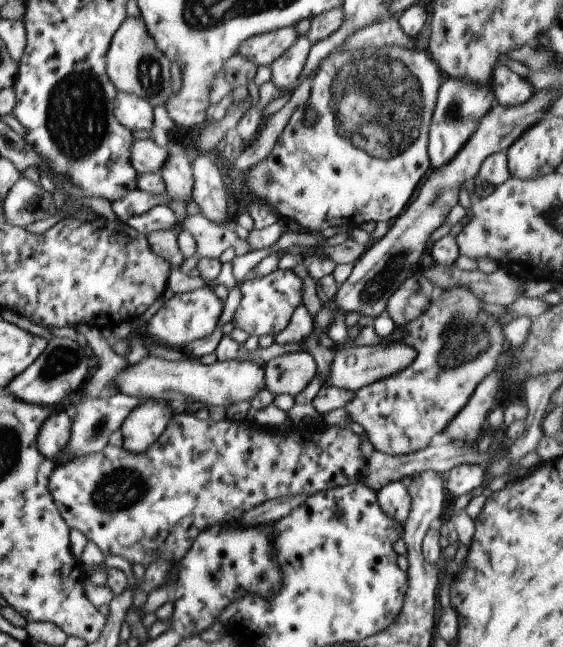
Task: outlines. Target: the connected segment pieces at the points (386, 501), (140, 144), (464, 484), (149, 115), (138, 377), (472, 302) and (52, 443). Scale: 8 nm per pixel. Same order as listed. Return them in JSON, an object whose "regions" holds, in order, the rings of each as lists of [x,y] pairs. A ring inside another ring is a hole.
{"regions":[[[[400,481],[385,484],[377,492],[377,501],[382,512],[403,528],[411,511],[411,496],[407,487]]],[[[136,139],[130,147],[130,160],[139,175],[160,172],[168,156],[168,146],[159,146],[150,139]]],[[[476,463],[459,464],[449,470],[445,477],[446,490],[456,498],[468,495],[474,488],[486,483],[485,467]]],[[[118,91],[113,111],[118,122],[131,131],[150,131],[153,127],[153,106],[135,94]]],[[[148,355],[139,363],[130,364],[115,378],[120,393],[139,399],[169,402],[202,402],[208,407],[228,407],[244,400],[251,401],[260,390],[267,389],[265,368],[251,361],[236,359],[216,361],[202,365],[197,358],[185,357],[181,361],[166,361]]],[[[454,287],[443,291],[440,300],[431,302],[424,314],[400,327],[405,334],[399,341],[416,349],[416,360],[399,373],[359,388],[345,406],[351,420],[364,428],[365,438],[370,440],[376,451],[404,456],[424,448],[466,406],[480,380],[502,362],[508,344],[503,333],[504,327],[481,309],[479,303],[479,298],[466,292],[465,288]]],[[[59,409],[43,422],[38,438],[38,450],[48,460],[55,460],[68,444],[73,418],[68,409]]]]}

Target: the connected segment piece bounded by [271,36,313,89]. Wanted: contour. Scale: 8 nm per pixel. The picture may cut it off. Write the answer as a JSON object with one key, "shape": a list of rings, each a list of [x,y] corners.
{"shape":[[[306,36],[298,37],[271,64],[271,81],[281,89],[292,87],[304,68],[313,43]]]}

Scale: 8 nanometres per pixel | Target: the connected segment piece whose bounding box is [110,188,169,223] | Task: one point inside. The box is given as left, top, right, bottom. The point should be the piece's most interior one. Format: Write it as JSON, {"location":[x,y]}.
{"location":[136,202]}

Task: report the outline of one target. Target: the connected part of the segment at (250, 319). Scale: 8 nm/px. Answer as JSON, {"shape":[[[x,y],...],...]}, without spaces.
{"shape":[[[291,270],[276,271],[252,280],[246,280],[241,285],[242,298],[233,316],[235,328],[245,330],[250,335],[278,334],[290,322],[294,311],[303,302],[303,282]]]}

